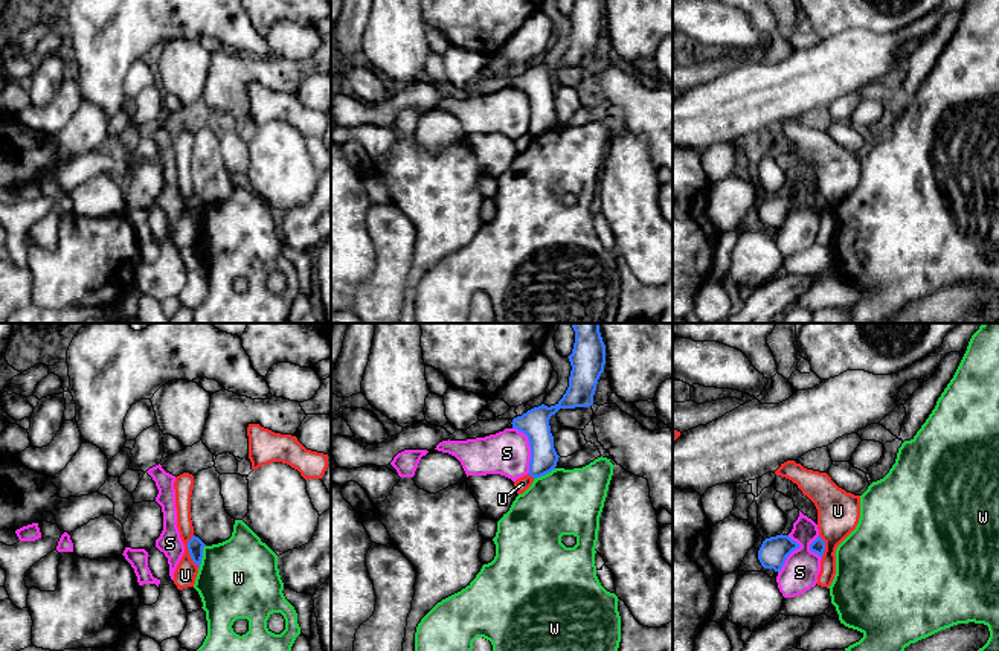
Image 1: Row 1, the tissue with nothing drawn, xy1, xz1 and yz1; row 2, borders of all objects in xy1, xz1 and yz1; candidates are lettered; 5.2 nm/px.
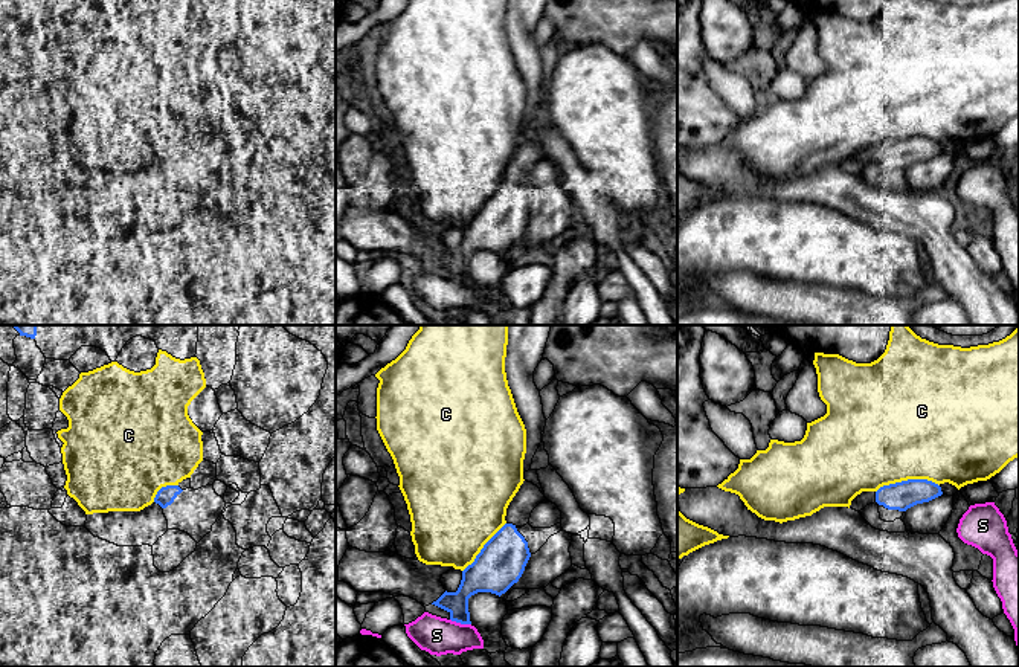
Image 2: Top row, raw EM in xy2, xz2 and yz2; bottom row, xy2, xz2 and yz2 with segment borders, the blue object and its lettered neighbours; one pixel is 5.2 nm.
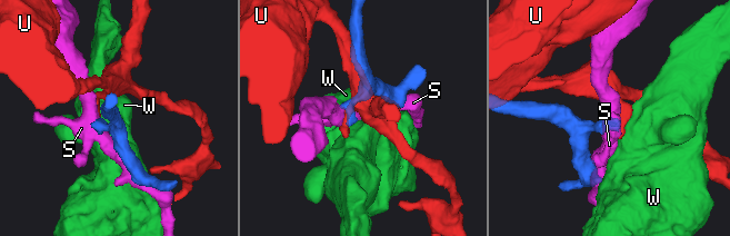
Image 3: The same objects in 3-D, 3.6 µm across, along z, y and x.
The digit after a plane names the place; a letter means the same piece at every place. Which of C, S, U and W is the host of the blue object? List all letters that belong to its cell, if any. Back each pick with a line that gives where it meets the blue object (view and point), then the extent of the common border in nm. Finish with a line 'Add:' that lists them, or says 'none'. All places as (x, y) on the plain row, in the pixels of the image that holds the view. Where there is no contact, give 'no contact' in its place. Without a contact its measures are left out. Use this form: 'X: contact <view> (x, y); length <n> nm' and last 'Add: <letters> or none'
Add: none

